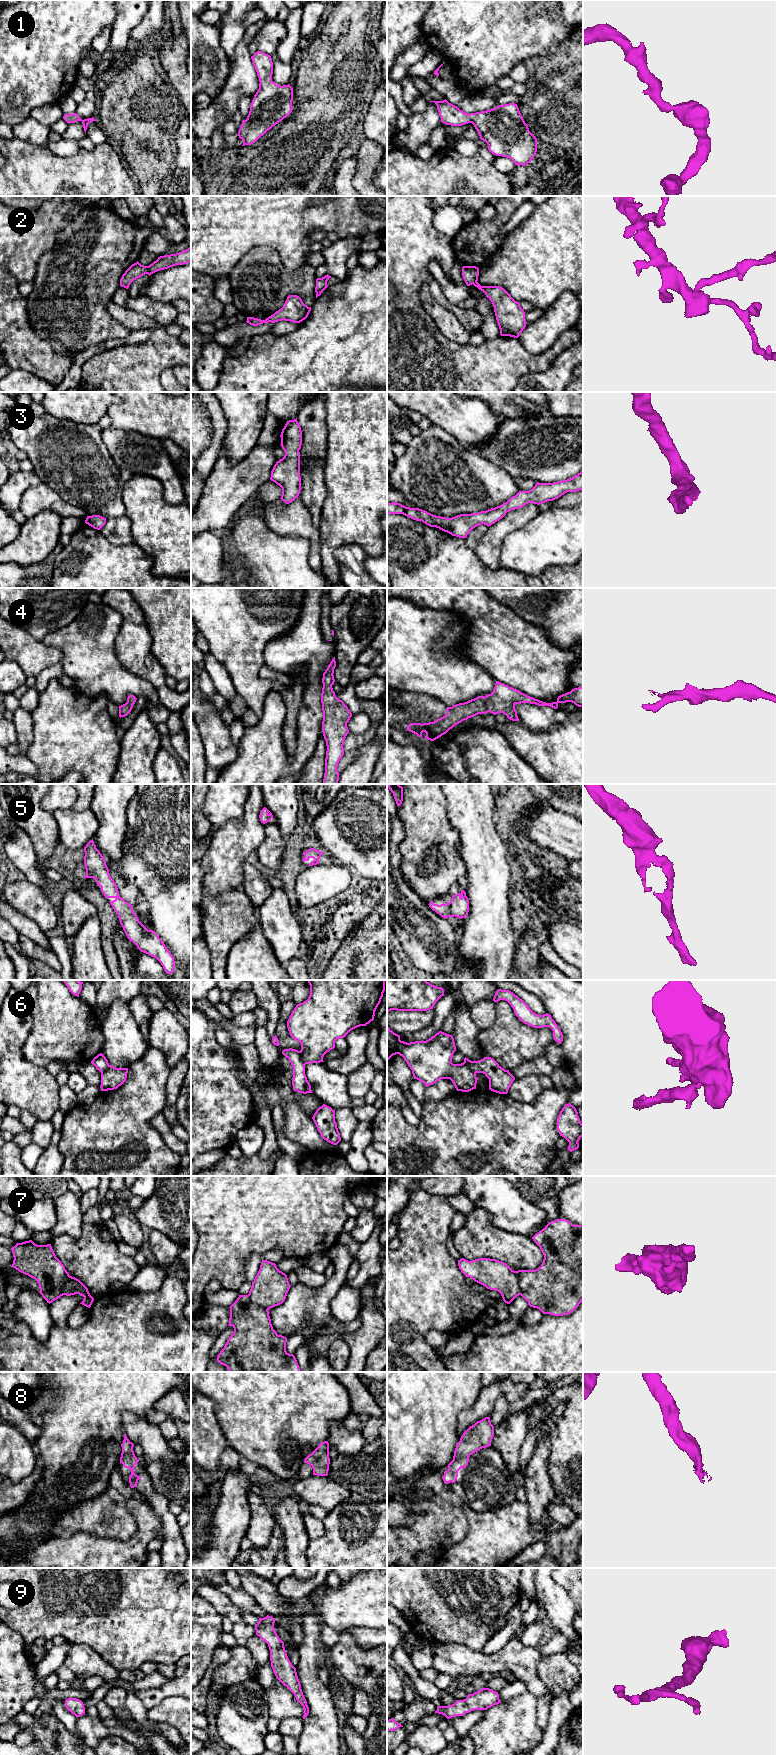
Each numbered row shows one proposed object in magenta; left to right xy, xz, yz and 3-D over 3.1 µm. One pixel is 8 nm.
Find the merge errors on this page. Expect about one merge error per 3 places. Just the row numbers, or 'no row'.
6, 7

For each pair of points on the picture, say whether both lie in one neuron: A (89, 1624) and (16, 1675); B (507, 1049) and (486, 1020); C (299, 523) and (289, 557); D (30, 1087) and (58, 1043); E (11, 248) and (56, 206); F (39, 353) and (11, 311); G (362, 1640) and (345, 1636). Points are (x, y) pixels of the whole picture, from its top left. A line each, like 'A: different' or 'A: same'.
A: different
B: different
C: different
D: different
E: same
F: same
G: different

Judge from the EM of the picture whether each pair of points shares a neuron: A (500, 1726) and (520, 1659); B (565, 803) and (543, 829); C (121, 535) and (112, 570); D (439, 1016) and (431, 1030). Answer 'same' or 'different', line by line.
A: different
B: different
C: different
D: same

